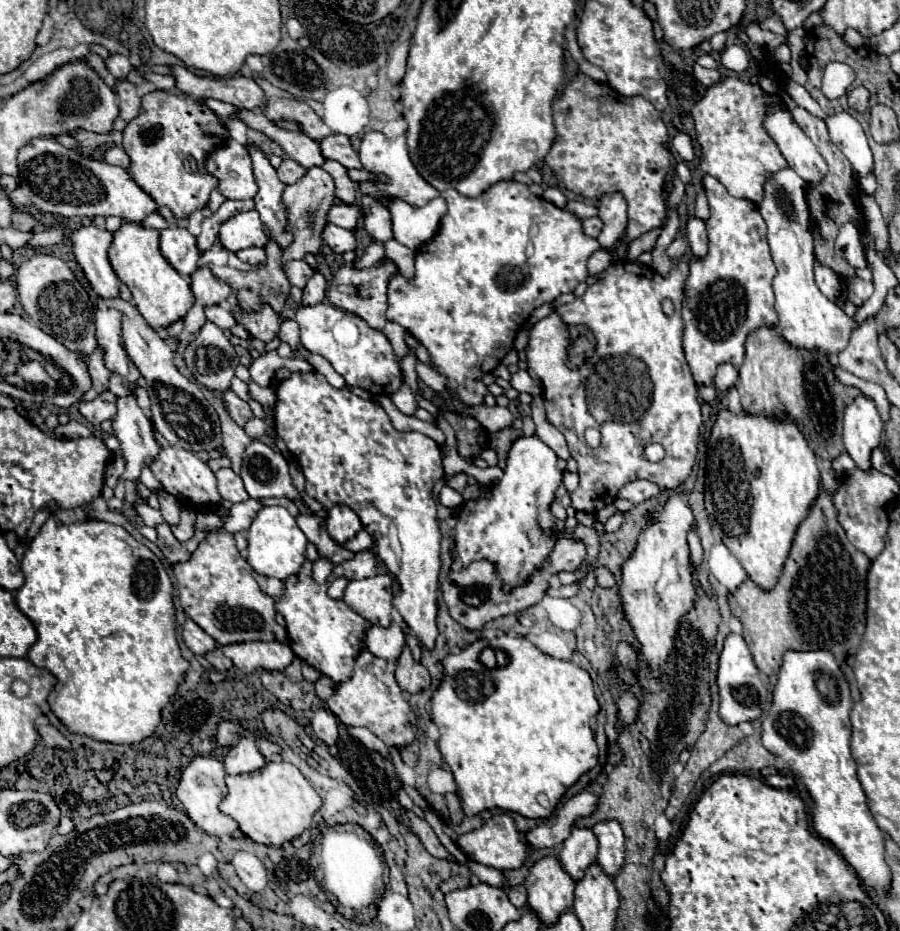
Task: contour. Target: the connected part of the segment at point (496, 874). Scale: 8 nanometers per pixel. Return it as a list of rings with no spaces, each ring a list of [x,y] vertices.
[[[468,862],[468,868],[470,868],[470,872],[474,872],[482,882],[506,882],[506,876],[500,872],[500,870],[496,870],[496,868],[490,868],[490,866],[482,866],[482,864],[478,864],[478,862]]]

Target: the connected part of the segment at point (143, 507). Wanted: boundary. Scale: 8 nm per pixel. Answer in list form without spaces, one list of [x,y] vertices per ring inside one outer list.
[[[136,492],[136,500],[134,500],[134,508],[138,510],[138,516],[144,520],[146,526],[158,526],[158,524],[164,524],[166,520],[162,520],[162,512],[158,508],[152,508],[146,498],[142,498],[138,492]]]

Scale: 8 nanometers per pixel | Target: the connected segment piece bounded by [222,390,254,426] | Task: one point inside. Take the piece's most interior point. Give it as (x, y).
(239, 411)

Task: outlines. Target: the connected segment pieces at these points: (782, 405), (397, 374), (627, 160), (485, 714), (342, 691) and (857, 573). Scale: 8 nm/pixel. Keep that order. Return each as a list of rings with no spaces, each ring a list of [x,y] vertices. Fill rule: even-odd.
[[[776,326],[756,328],[746,338],[746,356],[736,388],[742,398],[742,408],[750,414],[792,414],[804,428],[804,434],[808,430],[808,444],[816,456],[834,460],[842,454],[842,414],[860,390],[838,382],[828,356],[786,342]]]
[[[320,302],[314,306],[300,306],[296,310],[296,322],[300,326],[302,346],[308,352],[326,358],[348,386],[360,386],[374,396],[392,396],[400,388],[402,370],[400,362],[394,356],[392,344],[382,332],[372,330],[360,316],[340,310],[330,302]]]
[[[578,72],[570,84],[566,86],[564,94],[552,102],[554,110],[554,126],[556,126],[556,140],[546,154],[544,162],[554,172],[554,176],[574,194],[584,198],[600,200],[606,192],[618,192],[624,196],[628,204],[628,228],[626,228],[626,242],[640,238],[642,234],[660,228],[666,220],[666,202],[662,196],[662,184],[670,170],[670,152],[666,148],[668,134],[666,126],[660,118],[660,112],[644,98],[644,96],[620,96],[608,84],[600,84]]]
[[[508,634],[492,640],[480,638],[460,654],[448,654],[442,664],[444,676],[430,700],[432,722],[440,730],[438,748],[454,774],[464,814],[476,816],[488,808],[502,808],[526,818],[548,818],[562,794],[584,772],[598,764],[598,746],[594,742],[590,718],[598,714],[600,706],[588,672],[572,662],[540,652],[524,636],[510,638]],[[484,648],[496,652],[494,668],[482,664],[480,654]],[[538,796],[548,796],[550,808],[540,806]]]
[[[362,650],[354,662],[354,674],[350,680],[336,686],[334,694],[326,700],[326,706],[348,726],[366,726],[378,738],[382,738],[390,748],[402,748],[410,744],[416,736],[416,714],[404,700],[402,690],[388,670],[388,662]]]
[[[820,490],[806,518],[796,530],[788,560],[784,562],[780,584],[772,590],[762,590],[750,578],[746,578],[734,592],[730,592],[730,608],[740,618],[744,628],[744,640],[752,652],[756,666],[764,674],[778,670],[782,654],[786,650],[818,650],[826,648],[834,652],[842,664],[850,682],[852,700],[860,700],[856,688],[852,660],[858,652],[858,644],[866,628],[866,578],[870,570],[870,558],[858,552],[844,534],[844,528],[836,520],[836,508],[832,494]]]

